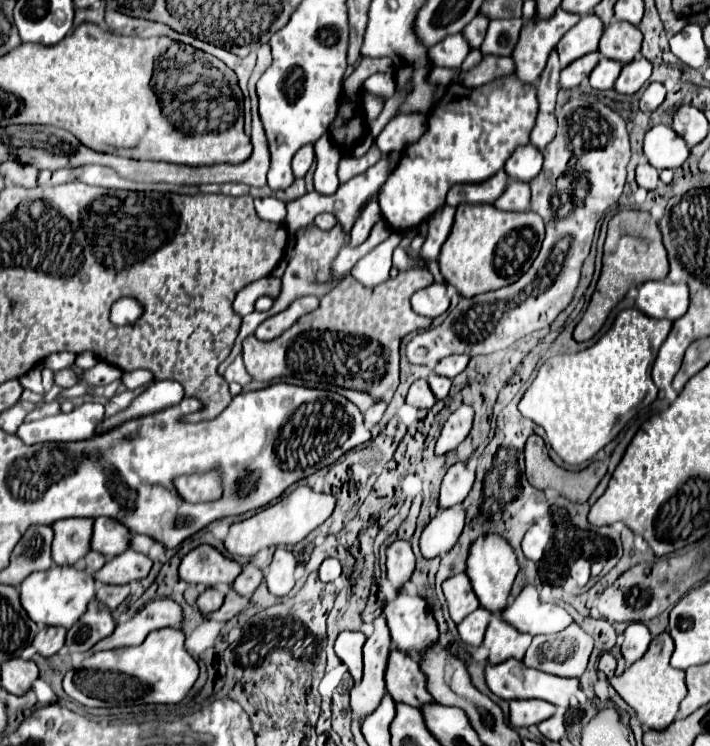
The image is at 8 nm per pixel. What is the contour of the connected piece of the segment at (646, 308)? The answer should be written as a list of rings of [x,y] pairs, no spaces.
[[[649,280],[639,286],[639,296],[635,300],[635,308],[639,308],[643,314],[651,318],[667,318],[667,320],[677,320],[679,316],[683,316],[687,312],[687,306],[689,306],[689,288],[683,282],[673,284],[665,280]]]

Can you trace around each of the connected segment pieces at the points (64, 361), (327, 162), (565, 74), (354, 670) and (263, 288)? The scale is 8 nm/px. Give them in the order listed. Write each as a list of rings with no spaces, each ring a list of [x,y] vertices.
[[[55,352],[55,354],[47,356],[47,360],[43,360],[45,368],[49,368],[53,372],[69,368],[69,366],[73,366],[73,362],[75,362],[75,354],[71,354],[71,352]]]
[[[323,134],[315,142],[315,158],[317,158],[317,170],[315,170],[315,190],[319,194],[335,194],[339,188],[339,178],[337,178],[337,164],[341,158],[339,146],[333,142],[331,134]]]
[[[591,52],[591,54],[587,54],[587,56],[583,56],[583,58],[577,58],[573,64],[569,64],[567,68],[563,68],[561,70],[561,78],[559,78],[559,84],[561,84],[561,88],[575,88],[575,86],[579,86],[589,74],[591,74],[591,70],[595,68],[595,64],[599,62],[599,58],[601,58],[601,54],[599,52]]]
[[[341,632],[335,640],[335,654],[339,656],[341,662],[347,664],[355,682],[361,678],[363,672],[363,660],[361,660],[363,642],[365,642],[363,632]]]
[[[261,278],[261,280],[251,282],[251,284],[245,286],[243,290],[239,290],[236,295],[235,302],[233,302],[235,312],[241,314],[241,316],[253,312],[253,310],[255,310],[255,300],[257,300],[259,296],[263,296],[263,294],[273,294],[275,288],[277,288],[277,286],[271,282],[271,278]]]

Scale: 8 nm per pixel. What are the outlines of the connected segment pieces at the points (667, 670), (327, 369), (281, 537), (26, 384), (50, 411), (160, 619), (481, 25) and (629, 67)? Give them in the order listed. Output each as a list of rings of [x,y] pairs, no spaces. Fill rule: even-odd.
[[[659,634],[651,640],[649,650],[639,658],[631,668],[627,668],[621,676],[611,678],[613,688],[619,692],[619,696],[637,712],[637,718],[643,726],[653,728],[653,730],[663,730],[667,728],[679,710],[681,700],[685,698],[685,672],[675,670],[669,664],[669,658],[673,654],[673,640],[671,636]]]
[[[421,268],[399,272],[395,280],[389,278],[375,288],[365,288],[353,276],[345,276],[335,290],[321,298],[317,310],[301,316],[279,338],[261,342],[247,336],[242,343],[245,368],[261,382],[291,378],[291,384],[345,386],[367,390],[375,400],[389,402],[399,386],[399,346],[403,336],[431,326],[431,318],[415,314],[409,300],[415,290],[431,282],[431,272]]]
[[[297,486],[289,496],[283,496],[275,504],[259,510],[257,514],[231,524],[229,534],[225,538],[225,548],[231,554],[239,556],[255,556],[261,548],[279,546],[279,544],[297,544],[311,530],[321,526],[335,510],[337,498],[323,492],[313,492],[309,486]]]
[[[39,368],[31,369],[27,374],[19,378],[19,381],[24,389],[29,389],[37,394],[44,394],[44,389],[41,383],[42,370]]]
[[[43,402],[43,404],[39,404],[33,412],[29,412],[29,414],[27,414],[25,422],[39,420],[39,418],[45,418],[45,416],[53,416],[53,414],[59,414],[59,412],[61,412],[61,410],[59,410],[59,404],[57,404],[57,402],[51,402],[51,404]]]
[[[161,598],[149,602],[141,612],[137,612],[129,622],[119,624],[111,638],[105,638],[99,642],[99,650],[111,650],[111,648],[123,648],[123,646],[137,646],[145,640],[145,636],[159,628],[181,628],[185,616],[183,608],[171,600]]]
[[[473,18],[465,28],[463,28],[463,38],[467,40],[467,44],[469,44],[469,48],[471,50],[475,50],[475,48],[479,48],[481,46],[481,42],[483,42],[483,38],[485,38],[485,32],[487,32],[487,18]]]
[[[637,56],[635,62],[629,62],[623,66],[617,82],[615,82],[615,90],[619,94],[635,94],[651,76],[651,62],[647,62],[647,58]]]

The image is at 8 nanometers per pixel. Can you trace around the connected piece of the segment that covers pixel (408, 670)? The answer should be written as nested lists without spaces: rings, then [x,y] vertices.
[[[391,648],[389,652],[385,684],[387,684],[387,692],[393,696],[395,702],[405,702],[415,708],[433,702],[431,694],[427,692],[425,678],[423,672],[419,670],[417,660],[397,648]]]

